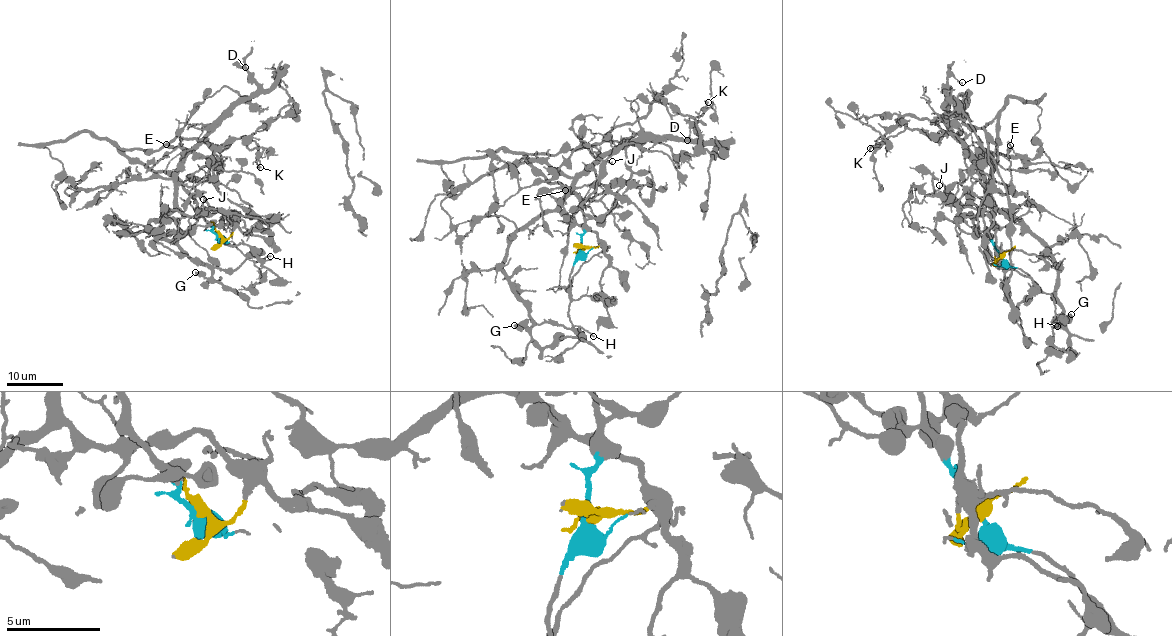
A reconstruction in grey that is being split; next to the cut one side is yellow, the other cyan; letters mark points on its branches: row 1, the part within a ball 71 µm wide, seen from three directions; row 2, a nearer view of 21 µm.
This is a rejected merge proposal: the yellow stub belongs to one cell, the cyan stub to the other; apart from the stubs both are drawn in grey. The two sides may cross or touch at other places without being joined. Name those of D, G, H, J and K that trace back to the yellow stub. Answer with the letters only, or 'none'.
D, G

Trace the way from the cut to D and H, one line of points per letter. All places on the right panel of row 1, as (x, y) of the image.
D: (1001, 257), (994, 259), (997, 227), (992, 221), (984, 171), (944, 115), (948, 79), (952, 76), (962, 82)
H: (1001, 257), (1008, 264), (1029, 275), (1052, 298), (1055, 313), (1050, 321), (1057, 325)

